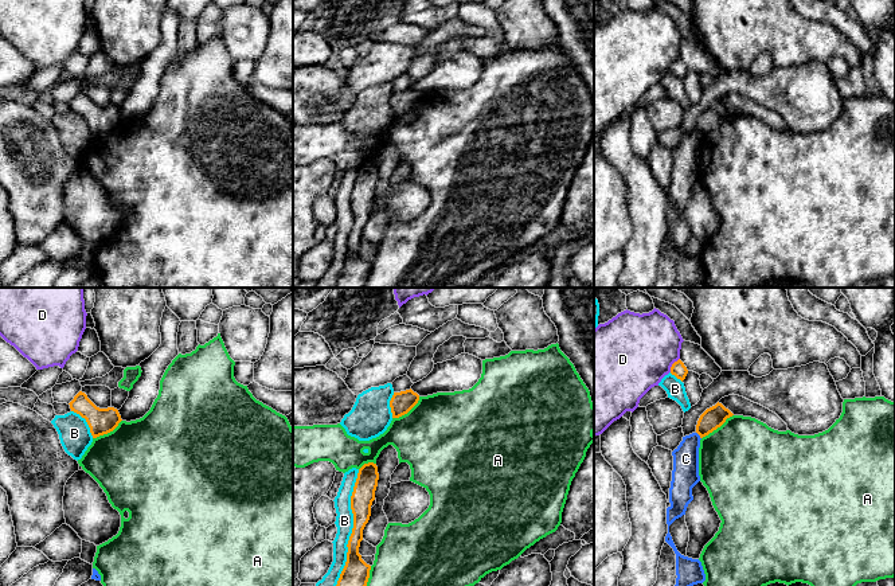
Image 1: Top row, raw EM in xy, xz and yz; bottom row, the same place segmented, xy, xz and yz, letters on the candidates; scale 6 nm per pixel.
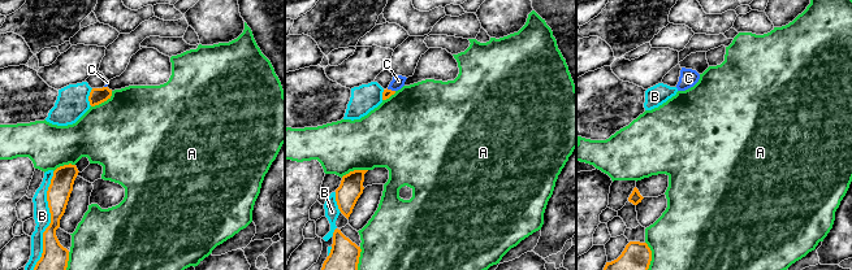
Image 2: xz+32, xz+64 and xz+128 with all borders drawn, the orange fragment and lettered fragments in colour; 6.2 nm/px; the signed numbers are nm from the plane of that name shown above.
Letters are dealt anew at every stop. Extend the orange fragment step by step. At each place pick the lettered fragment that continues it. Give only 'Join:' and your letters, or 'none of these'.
Join: none of these

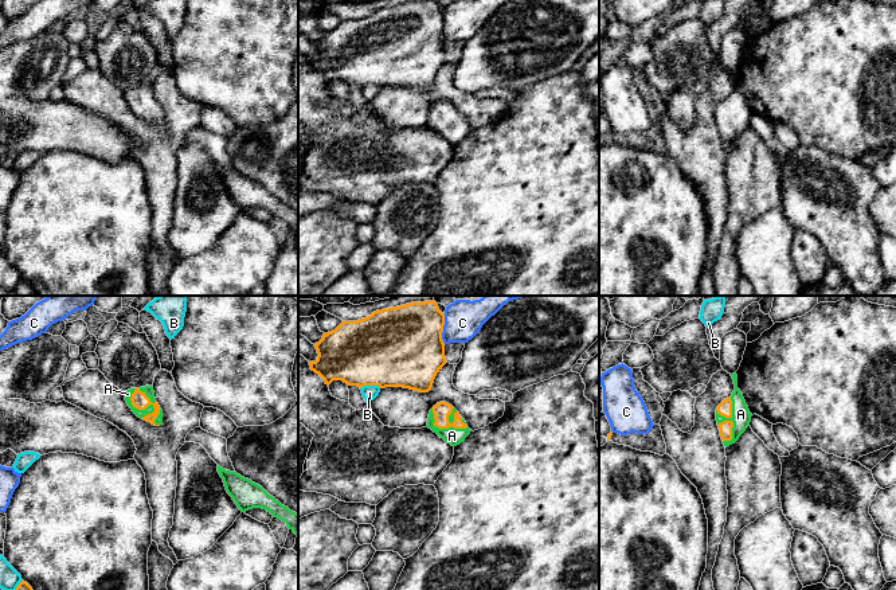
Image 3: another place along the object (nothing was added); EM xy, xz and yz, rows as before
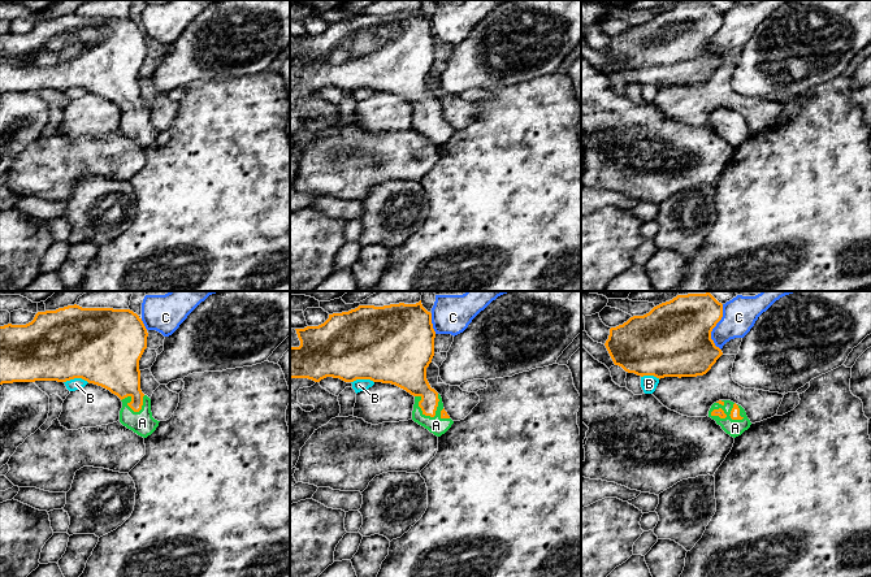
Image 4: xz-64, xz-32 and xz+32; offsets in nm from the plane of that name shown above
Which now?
Join: A

